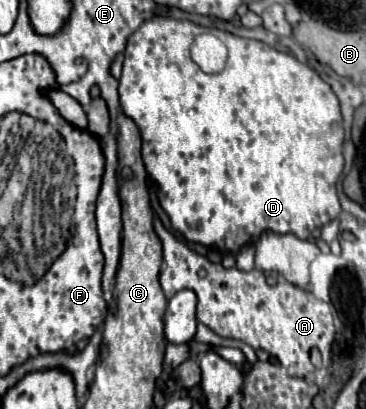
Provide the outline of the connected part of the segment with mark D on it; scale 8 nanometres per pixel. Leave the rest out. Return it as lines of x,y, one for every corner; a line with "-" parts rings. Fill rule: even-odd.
152,17
140,25
140,29
128,39
126,51
124,51
124,69
119,79
118,94
123,113
126,113
134,123
138,125
142,133
142,159
146,165
148,175
154,179
158,185
158,201
162,209
168,213
170,223
176,231
180,231
186,241
200,243
212,249
218,249
220,253
238,253
244,245
254,243
262,233
272,231
272,233
292,233
300,239
310,237
310,233
318,227
328,225
332,219
340,215
340,201
336,193
336,181
344,169
344,157
342,157
342,141
344,141
344,127
342,127
342,115
340,115
340,105
338,99
332,91
332,87
308,65
300,63
294,55
288,55
284,51
276,51
274,47
254,41
254,39
244,39
236,37
228,31
220,31
216,27
202,27
190,21
178,21
172,17
-
200,33
214,33
228,45
228,63
222,73
204,73
198,69
196,63
190,59
190,45
196,35

